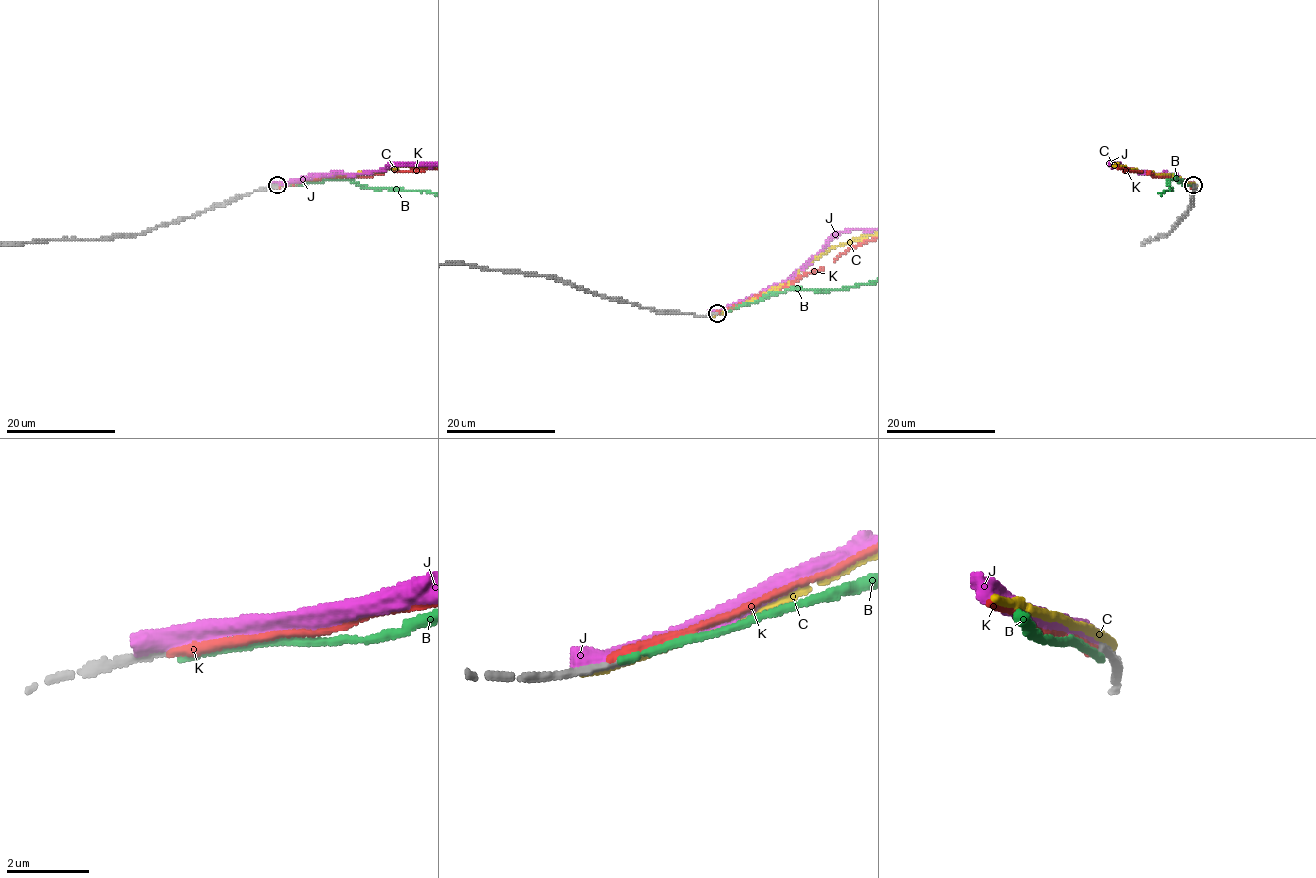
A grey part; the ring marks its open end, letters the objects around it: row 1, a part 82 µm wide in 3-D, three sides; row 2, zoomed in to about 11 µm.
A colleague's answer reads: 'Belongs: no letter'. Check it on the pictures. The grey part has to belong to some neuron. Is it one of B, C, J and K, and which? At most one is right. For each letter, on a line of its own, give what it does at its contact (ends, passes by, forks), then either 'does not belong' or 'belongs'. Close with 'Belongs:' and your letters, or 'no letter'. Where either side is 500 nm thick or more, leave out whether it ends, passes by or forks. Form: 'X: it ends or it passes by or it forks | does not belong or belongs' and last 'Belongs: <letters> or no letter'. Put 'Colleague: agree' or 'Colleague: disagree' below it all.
B: it ends | does not belong
C: it ends | does not belong
J: does not belong
K: it ends | does not belong
Belongs: no letter
Colleague: agree

